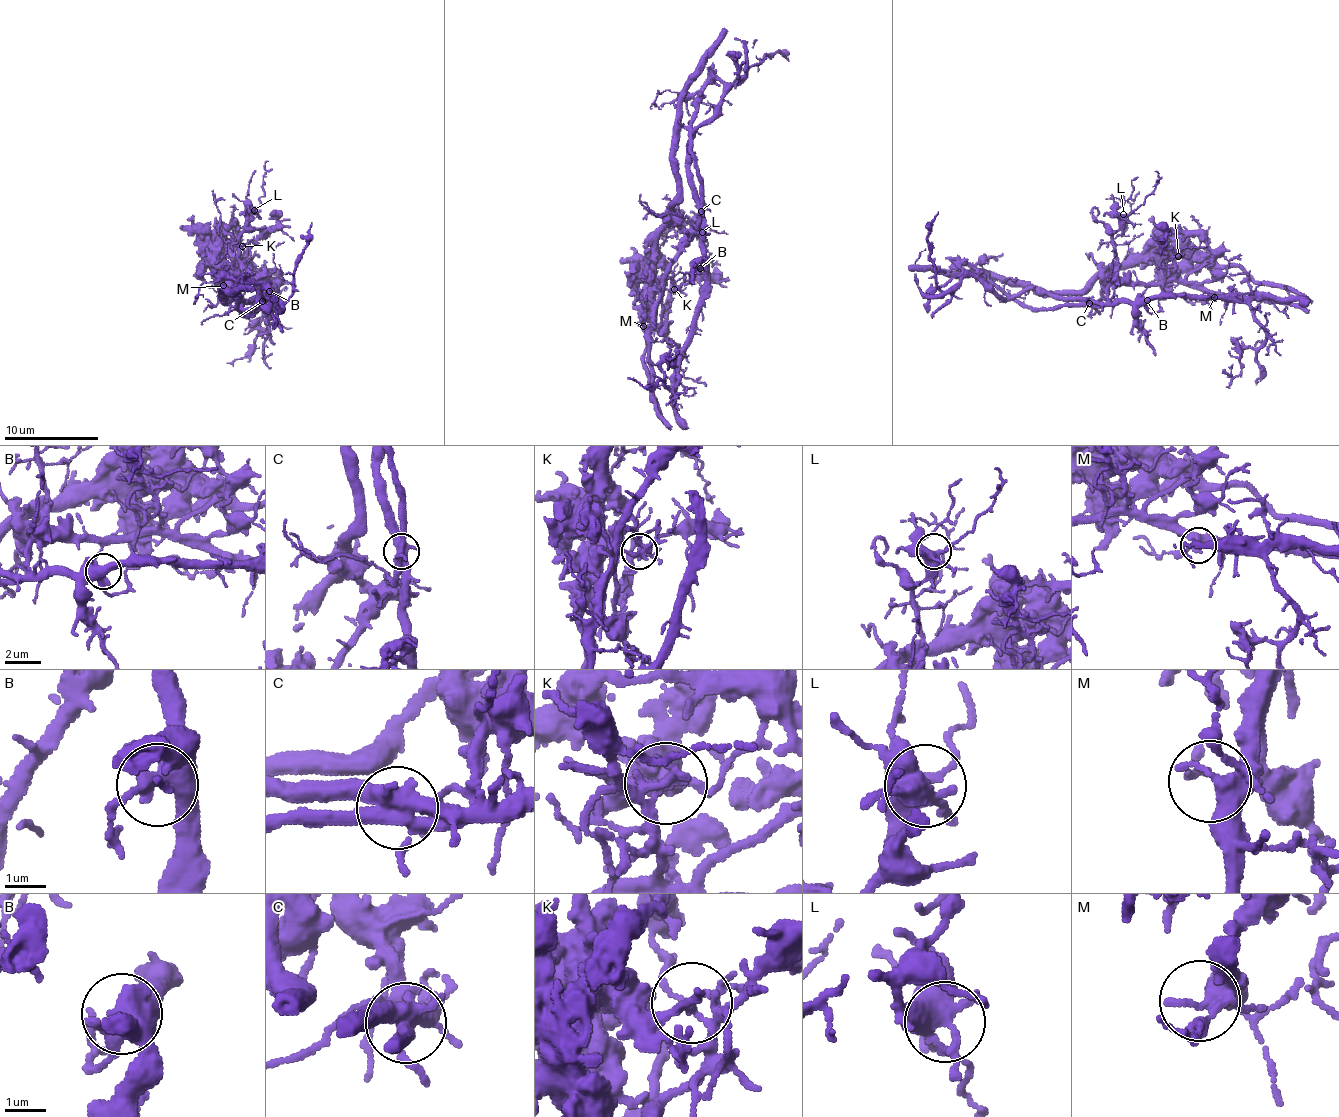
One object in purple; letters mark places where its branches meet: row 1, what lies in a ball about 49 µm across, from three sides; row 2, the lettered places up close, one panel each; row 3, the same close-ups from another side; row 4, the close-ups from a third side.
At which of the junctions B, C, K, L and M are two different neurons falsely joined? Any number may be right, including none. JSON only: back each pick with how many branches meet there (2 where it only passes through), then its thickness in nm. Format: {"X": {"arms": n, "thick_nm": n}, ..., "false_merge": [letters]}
{"C": {"arms": 4, "thick_nm": 480}, "K": {"arms": 5, "thick_nm": 160}, "false_merge": ["C", "K"]}

